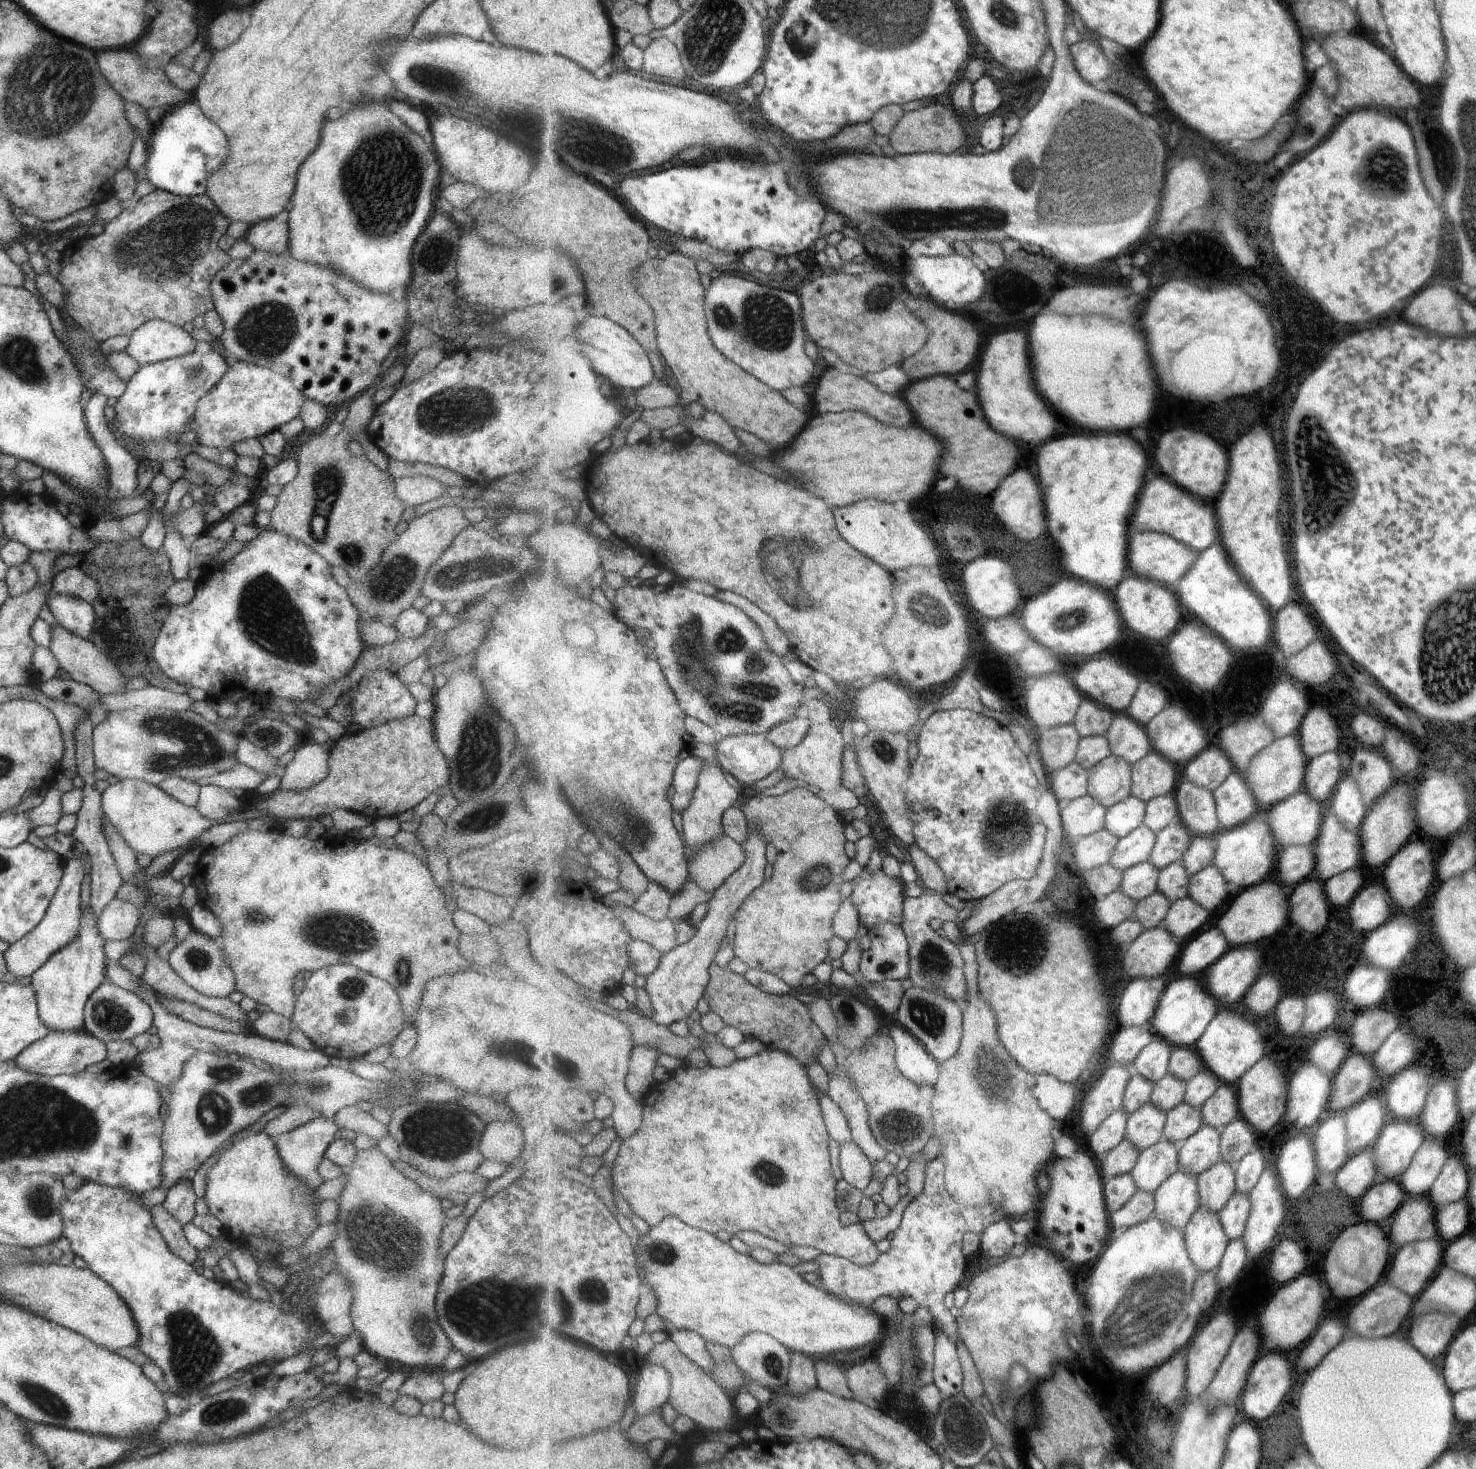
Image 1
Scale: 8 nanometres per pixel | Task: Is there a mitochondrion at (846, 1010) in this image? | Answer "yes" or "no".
yes

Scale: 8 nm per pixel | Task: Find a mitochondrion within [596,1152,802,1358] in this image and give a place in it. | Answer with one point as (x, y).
(760, 1172)

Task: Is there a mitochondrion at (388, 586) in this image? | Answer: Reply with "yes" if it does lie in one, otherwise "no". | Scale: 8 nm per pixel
yes

